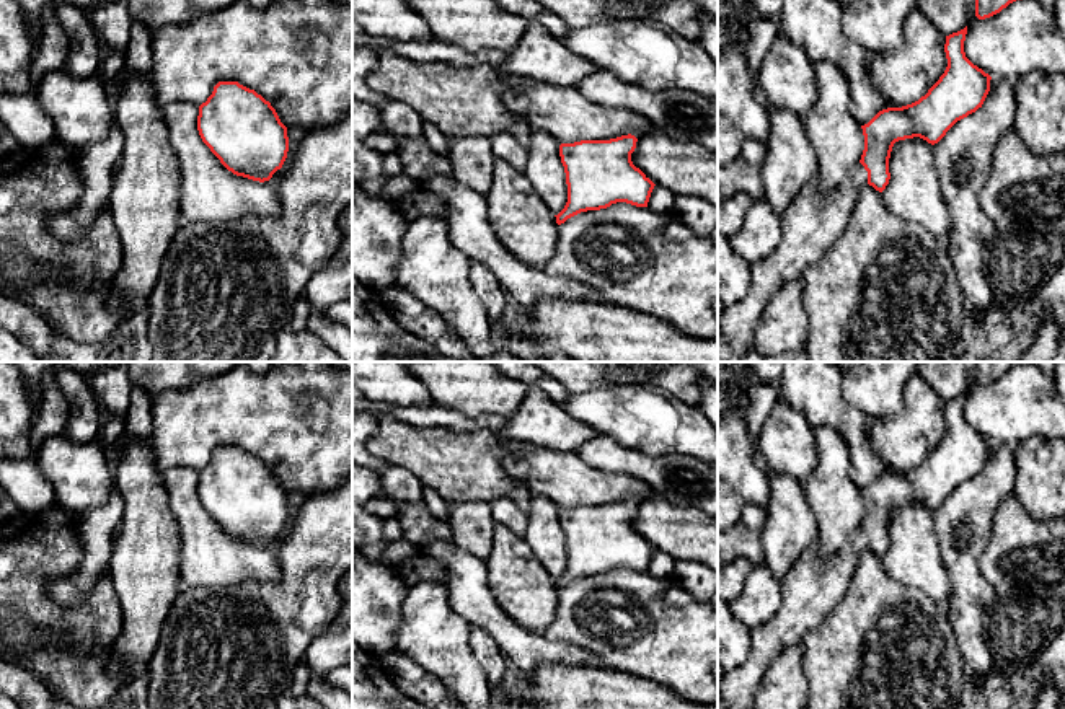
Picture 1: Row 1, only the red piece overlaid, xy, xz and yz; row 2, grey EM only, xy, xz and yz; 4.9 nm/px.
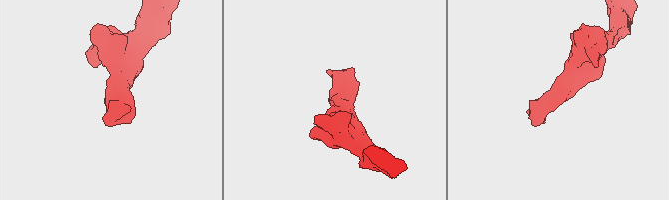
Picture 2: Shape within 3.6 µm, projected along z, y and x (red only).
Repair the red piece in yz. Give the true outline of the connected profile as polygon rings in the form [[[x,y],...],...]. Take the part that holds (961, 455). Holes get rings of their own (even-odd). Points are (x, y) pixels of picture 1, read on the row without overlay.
[[[967,391],[946,401],[948,432],[918,466],[879,476],[861,491],[861,525],[833,554],[822,557],[814,543],[780,580],[781,601],[767,623],[750,629],[749,658],[726,670],[718,689],[718,709],[753,709],[762,676],[770,663],[819,626],[842,601],[866,549],[882,557],[889,549],[889,523],[895,507],[920,502],[938,509],[961,484],[982,473],[992,442],[964,417]]]

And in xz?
[[[628,499],[610,505],[559,510],[568,567],[555,580],[558,590],[581,577],[607,574],[616,567],[647,572],[656,549],[631,526],[636,507]]]

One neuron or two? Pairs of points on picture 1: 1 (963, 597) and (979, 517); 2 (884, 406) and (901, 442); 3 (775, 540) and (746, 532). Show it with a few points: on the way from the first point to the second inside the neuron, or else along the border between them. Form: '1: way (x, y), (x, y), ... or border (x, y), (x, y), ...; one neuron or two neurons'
1: way (966, 577), (966, 554), (976, 543), (976, 537); one neuron
2: border (907, 382), (904, 403), (894, 414), (868, 418); two neurons
3: border (765, 509), (760, 535), (764, 561); two neurons

